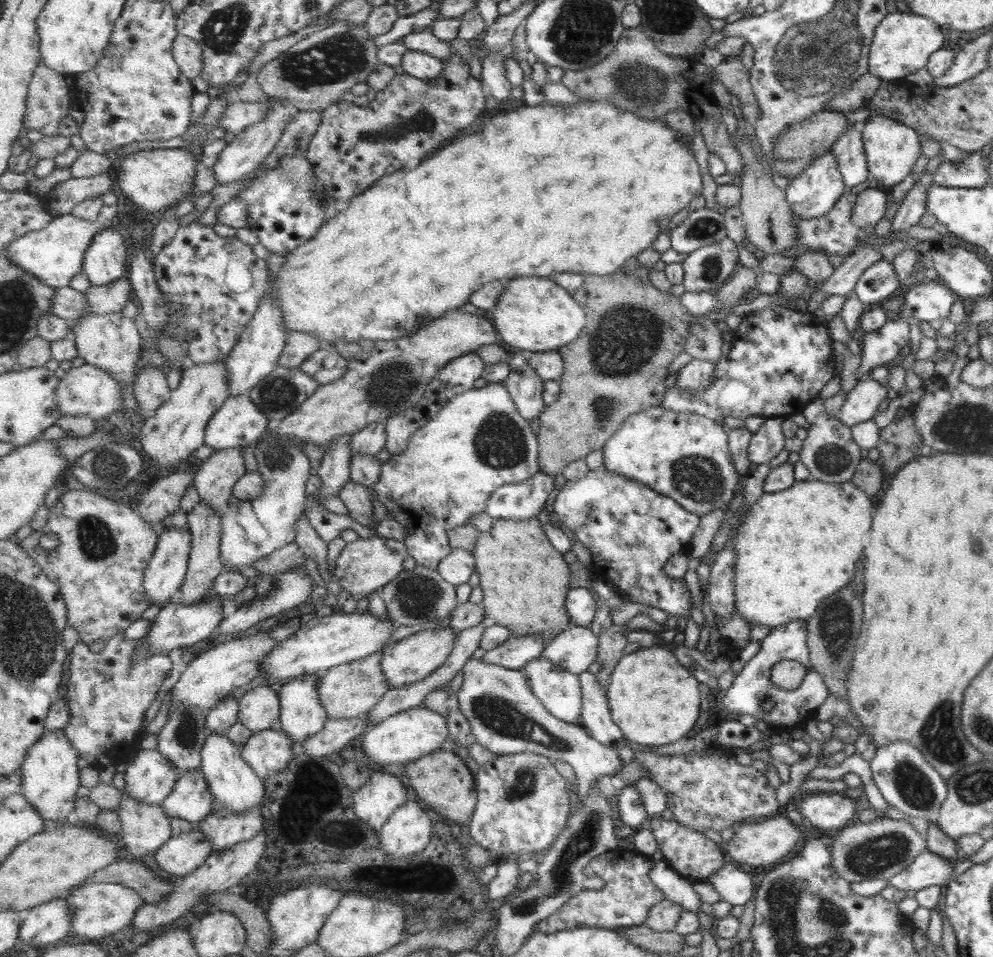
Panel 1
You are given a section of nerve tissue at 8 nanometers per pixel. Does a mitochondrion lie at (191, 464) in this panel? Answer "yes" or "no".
no

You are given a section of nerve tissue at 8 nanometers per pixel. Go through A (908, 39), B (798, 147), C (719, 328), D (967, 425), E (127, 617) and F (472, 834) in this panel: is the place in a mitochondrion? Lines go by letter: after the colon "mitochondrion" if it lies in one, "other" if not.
A: other
B: mitochondrion
C: other
D: mitochondrion
E: other
F: other

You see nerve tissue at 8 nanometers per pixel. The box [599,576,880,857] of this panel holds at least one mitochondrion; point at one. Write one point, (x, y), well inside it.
(835, 624)

